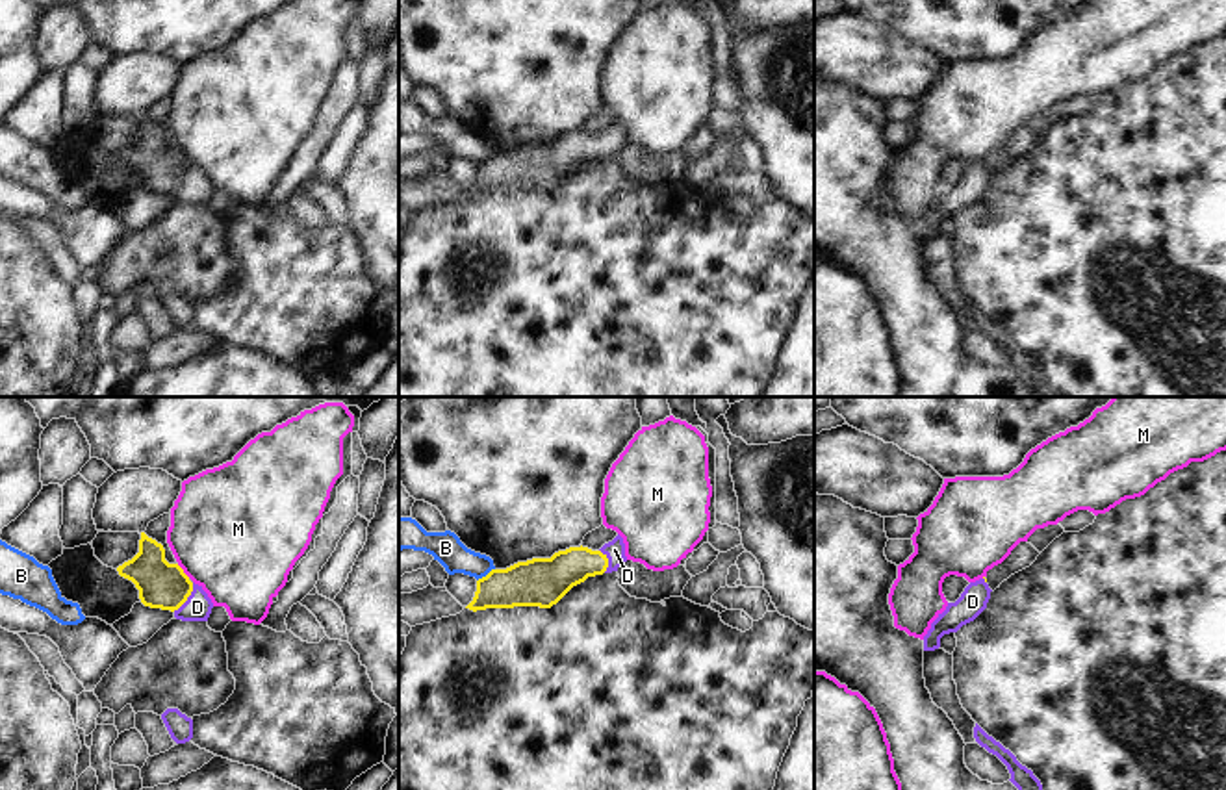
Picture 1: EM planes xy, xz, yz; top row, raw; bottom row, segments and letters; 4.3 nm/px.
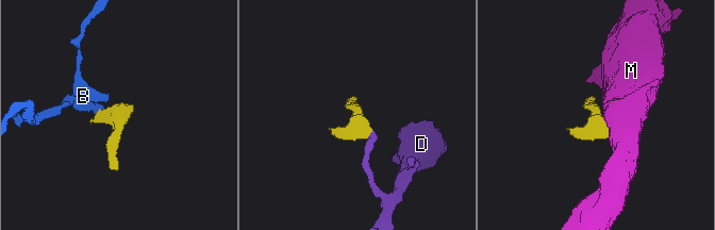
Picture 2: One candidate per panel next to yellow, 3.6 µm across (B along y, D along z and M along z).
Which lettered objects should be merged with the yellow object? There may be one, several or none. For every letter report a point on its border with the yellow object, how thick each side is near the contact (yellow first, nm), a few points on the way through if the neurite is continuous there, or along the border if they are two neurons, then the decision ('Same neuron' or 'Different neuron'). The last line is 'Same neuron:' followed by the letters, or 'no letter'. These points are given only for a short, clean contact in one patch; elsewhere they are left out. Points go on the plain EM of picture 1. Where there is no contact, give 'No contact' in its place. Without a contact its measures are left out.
B: Touches yellow at xz (486, 160). Thickness 220 nm (yellow) against 140 nm. Boundary: xz (494, 152), (477, 165). Different neuron
D: Touches yellow at xy (188, 180). Thickness 200 nm (yellow) against 120 nm. Path across: xy (162, 169), (188, 180), (197, 191). Same neuron
M: Touches yellow at xy (182, 156). Thickness 200 nm (yellow) against 480 nm. Boundary: xy (177, 149), (190, 162). Different neuron
Same neuron: D

